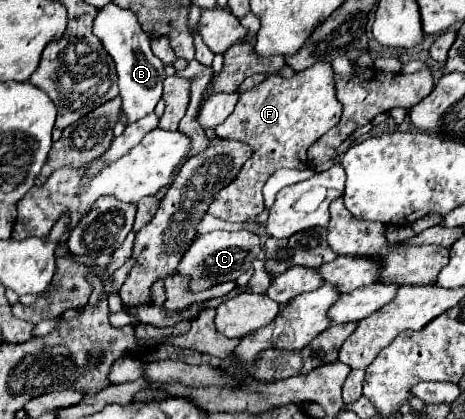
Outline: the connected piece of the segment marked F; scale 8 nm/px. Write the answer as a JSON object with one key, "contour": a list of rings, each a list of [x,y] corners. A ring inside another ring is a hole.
{"contour":[[[314,64],[292,78],[268,76],[260,86],[240,94],[234,112],[216,126],[222,140],[238,140],[254,148],[254,156],[242,166],[236,180],[214,194],[208,214],[226,222],[246,222],[262,212],[262,186],[280,168],[308,168],[306,150],[340,120],[342,106],[334,96],[334,70],[330,64]]]}

